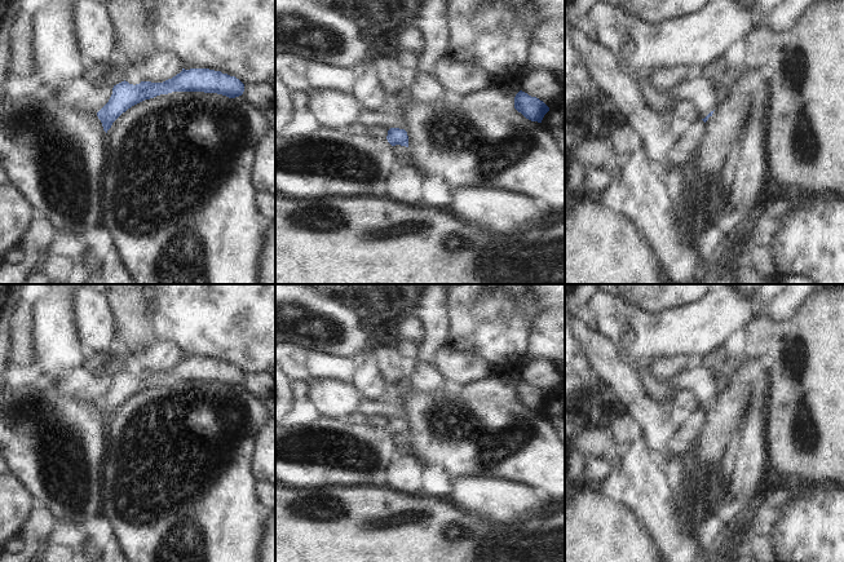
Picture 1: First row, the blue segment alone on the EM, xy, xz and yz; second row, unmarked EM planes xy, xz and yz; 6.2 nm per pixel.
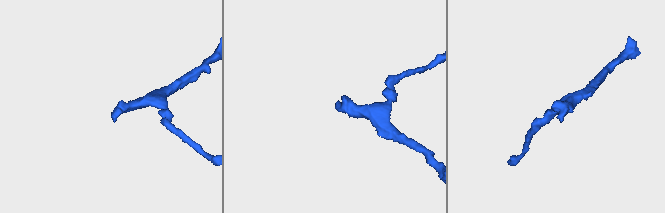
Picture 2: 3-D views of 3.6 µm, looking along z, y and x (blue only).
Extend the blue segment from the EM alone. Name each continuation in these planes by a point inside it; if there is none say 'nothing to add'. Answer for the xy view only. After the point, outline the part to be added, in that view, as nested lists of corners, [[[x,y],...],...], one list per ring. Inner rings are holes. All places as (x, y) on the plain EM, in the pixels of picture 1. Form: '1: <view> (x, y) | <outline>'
nothing to add

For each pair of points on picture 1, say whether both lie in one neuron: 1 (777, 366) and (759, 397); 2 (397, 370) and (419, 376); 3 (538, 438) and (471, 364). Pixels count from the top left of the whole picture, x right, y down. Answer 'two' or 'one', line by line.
1: two
2: two
3: two

